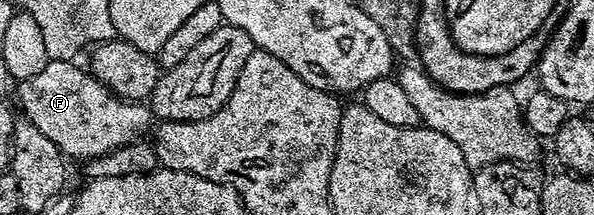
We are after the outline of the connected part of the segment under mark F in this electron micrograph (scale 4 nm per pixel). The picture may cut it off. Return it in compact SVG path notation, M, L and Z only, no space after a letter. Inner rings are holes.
M50 59L41 72L35 73L35 77L24 80L24 118L28 123L39 128L46 137L51 137L51 141L55 141L62 156L70 160L71 158L81 159L80 161L98 159L99 156L111 153L120 147L126 147L129 143L138 142L144 136L141 134L145 130L145 134L150 130L150 108L144 102L120 99L117 95L112 95L84 66L81 68L76 67L77 65L76 62L68 59Z

